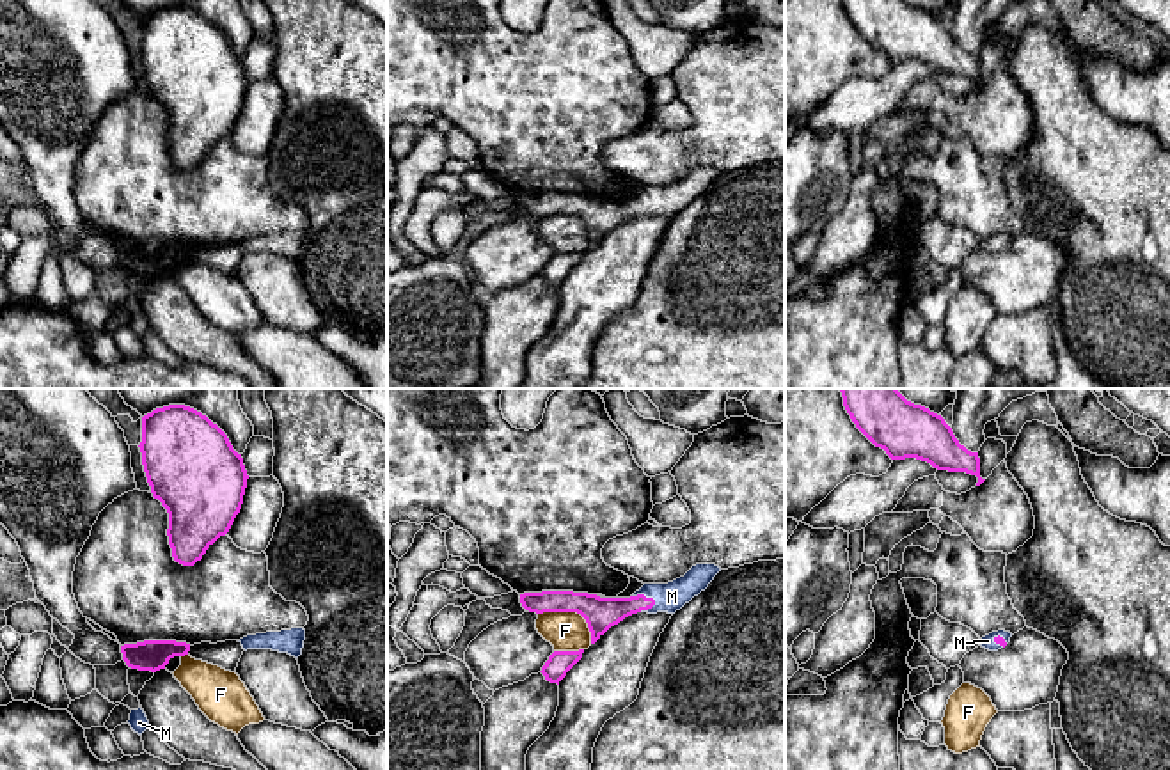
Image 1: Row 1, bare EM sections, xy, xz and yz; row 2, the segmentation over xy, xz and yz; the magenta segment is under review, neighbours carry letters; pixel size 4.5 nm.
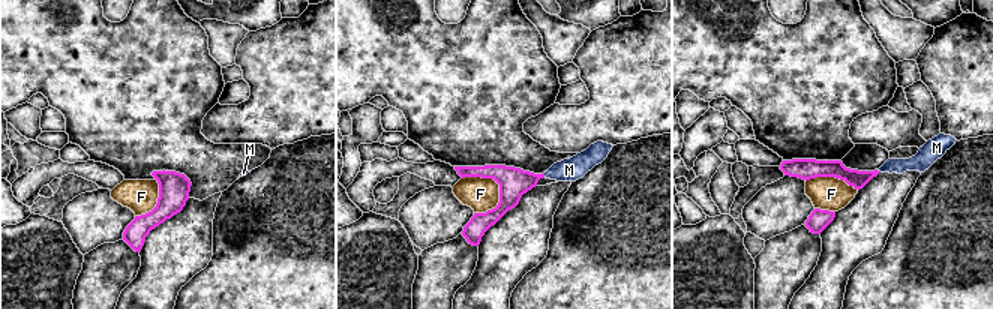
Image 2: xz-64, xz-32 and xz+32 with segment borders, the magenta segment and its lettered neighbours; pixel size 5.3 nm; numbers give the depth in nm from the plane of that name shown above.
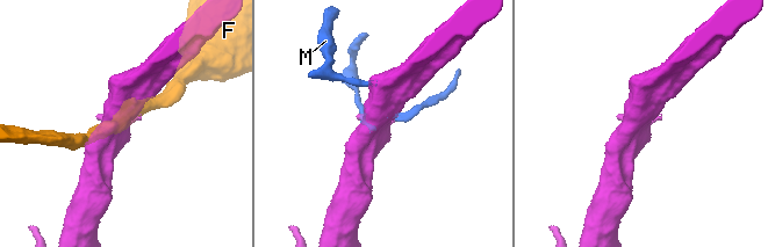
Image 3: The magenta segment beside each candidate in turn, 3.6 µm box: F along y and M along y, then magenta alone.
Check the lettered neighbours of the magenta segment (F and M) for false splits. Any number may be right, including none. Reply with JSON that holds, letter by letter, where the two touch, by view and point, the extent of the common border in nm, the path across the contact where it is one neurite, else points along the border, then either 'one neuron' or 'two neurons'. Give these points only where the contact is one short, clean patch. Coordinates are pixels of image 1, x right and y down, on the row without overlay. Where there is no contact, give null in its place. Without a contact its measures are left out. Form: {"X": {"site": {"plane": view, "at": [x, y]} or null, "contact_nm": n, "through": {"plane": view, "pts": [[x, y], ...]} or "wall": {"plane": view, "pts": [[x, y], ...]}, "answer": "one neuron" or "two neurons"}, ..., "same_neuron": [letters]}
{"F": {"site": {"plane": "xz", "at": [574, 213]}, "contact_nm": 280, "answer": "two neurons"}, "M": {"site": {"plane": "xz", "at": [645, 199]}, "contact_nm": 120, "answer": "one neuron"}, "same_neuron": ["M"]}

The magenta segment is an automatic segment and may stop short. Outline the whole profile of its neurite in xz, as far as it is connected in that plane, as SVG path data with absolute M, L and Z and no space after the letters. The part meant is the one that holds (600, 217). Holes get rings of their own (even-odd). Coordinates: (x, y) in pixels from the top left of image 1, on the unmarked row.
M696 167L684 179L668 186L644 186L630 200L600 200L573 193L542 193L520 197L526 213L543 215L577 215L591 234L595 247L611 229L637 215L675 216L694 199L708 190L721 174L715 167Z

